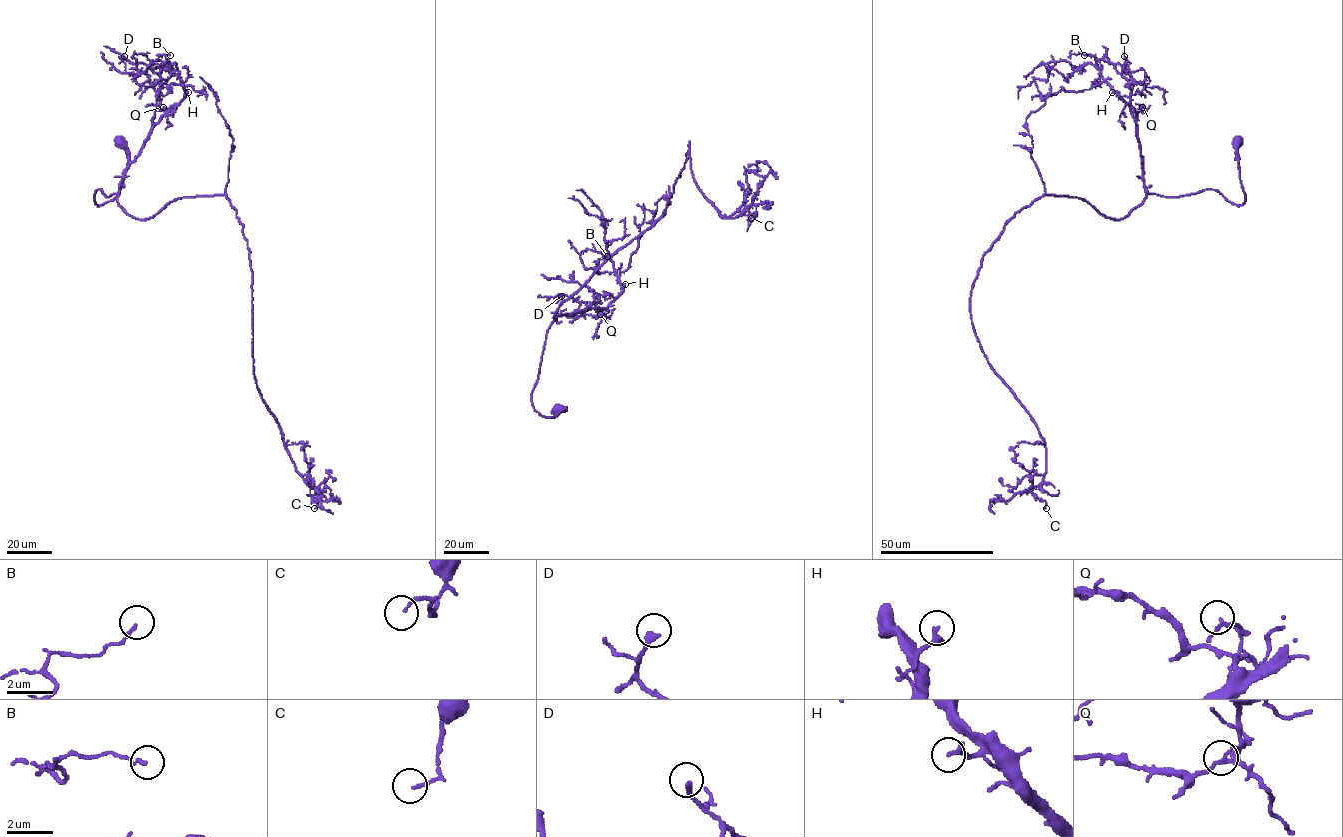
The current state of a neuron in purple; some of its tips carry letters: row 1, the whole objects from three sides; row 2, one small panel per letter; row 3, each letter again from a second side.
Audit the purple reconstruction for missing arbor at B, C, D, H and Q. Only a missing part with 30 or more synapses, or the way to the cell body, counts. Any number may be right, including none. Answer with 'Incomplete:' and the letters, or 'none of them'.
Incomplete: none of them

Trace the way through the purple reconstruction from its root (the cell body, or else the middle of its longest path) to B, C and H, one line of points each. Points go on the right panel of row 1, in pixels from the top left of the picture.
B: (1237, 144), (1240, 205), (1212, 189), (1149, 194), (1136, 112), (1101, 76), (1100, 62), (1084, 55)
C: (1237, 144), (1240, 205), (1147, 194), (1112, 219), (1044, 195), (983, 255), (971, 322), (1043, 440), (1046, 508)
H: (1237, 144), (1245, 198), (1240, 205), (1212, 189), (1177, 197), (1149, 194), (1144, 183), (1136, 112), (1112, 92)

